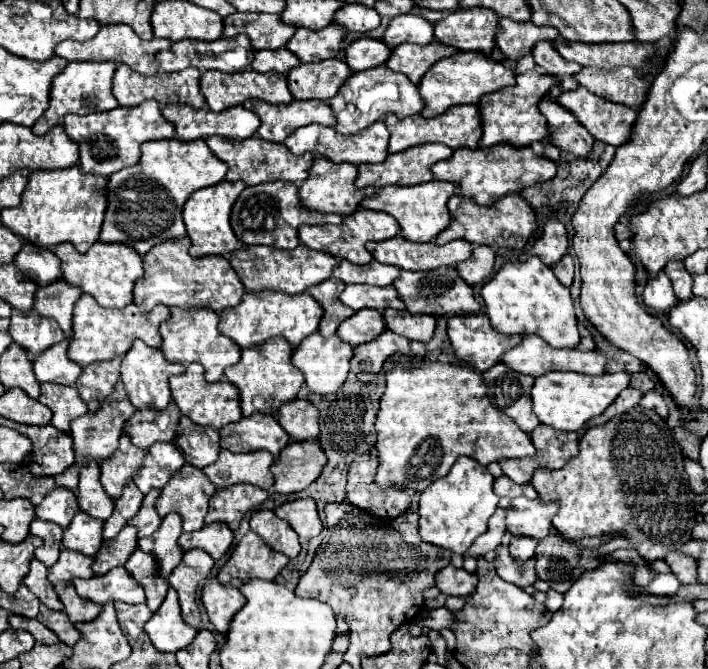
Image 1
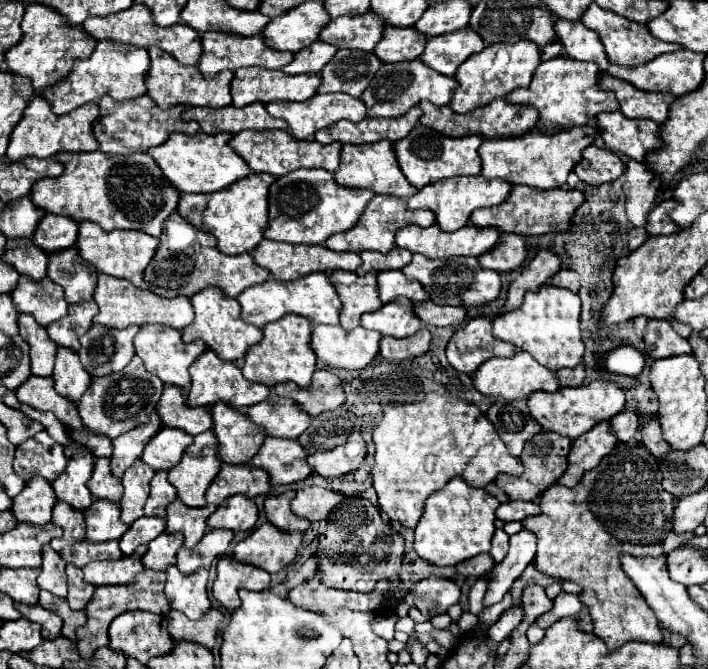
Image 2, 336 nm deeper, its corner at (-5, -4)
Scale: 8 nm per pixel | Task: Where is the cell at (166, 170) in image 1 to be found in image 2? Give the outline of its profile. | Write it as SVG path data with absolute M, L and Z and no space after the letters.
M198 132L194 136L172 134L164 144L150 148L150 156L160 164L164 176L180 190L180 194L218 192L252 172L250 166L228 146L230 140L232 134L229 133L220 133L216 136L204 132Z

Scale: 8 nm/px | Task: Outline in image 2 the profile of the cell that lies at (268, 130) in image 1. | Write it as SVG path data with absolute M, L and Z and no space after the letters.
M316 94L304 102L286 102L282 118L290 124L294 138L306 140L342 118L350 122L364 120L366 104L348 94Z

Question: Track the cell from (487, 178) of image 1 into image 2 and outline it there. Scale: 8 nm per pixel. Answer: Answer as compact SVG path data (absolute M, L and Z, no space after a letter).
M586 124L580 128L560 128L552 134L546 134L542 126L534 126L522 136L510 138L488 138L480 146L482 174L486 178L500 178L510 184L526 184L538 190L552 190L566 184L566 176L582 160L582 152L596 138L600 128L596 124Z

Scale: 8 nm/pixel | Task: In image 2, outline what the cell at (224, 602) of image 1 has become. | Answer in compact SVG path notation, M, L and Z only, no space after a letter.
M222 556L218 560L218 576L212 586L212 594L220 600L228 610L236 608L236 590L266 590L270 584L270 574L250 566L236 562L232 556Z

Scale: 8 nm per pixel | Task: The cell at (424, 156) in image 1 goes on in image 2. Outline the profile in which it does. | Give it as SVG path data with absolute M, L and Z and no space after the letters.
M416 126L404 140L396 142L396 156L400 168L408 182L416 188L424 188L426 184L450 176L476 176L482 170L482 160L478 156L478 148L484 142L484 136L462 136L462 138L448 138L438 134L426 126Z

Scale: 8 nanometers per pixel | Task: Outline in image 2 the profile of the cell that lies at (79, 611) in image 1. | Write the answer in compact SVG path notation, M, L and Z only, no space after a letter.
M74 564L66 566L66 574L68 574L68 604L72 610L84 610L86 604L90 602L92 594L94 594L94 586L84 582L82 570Z

